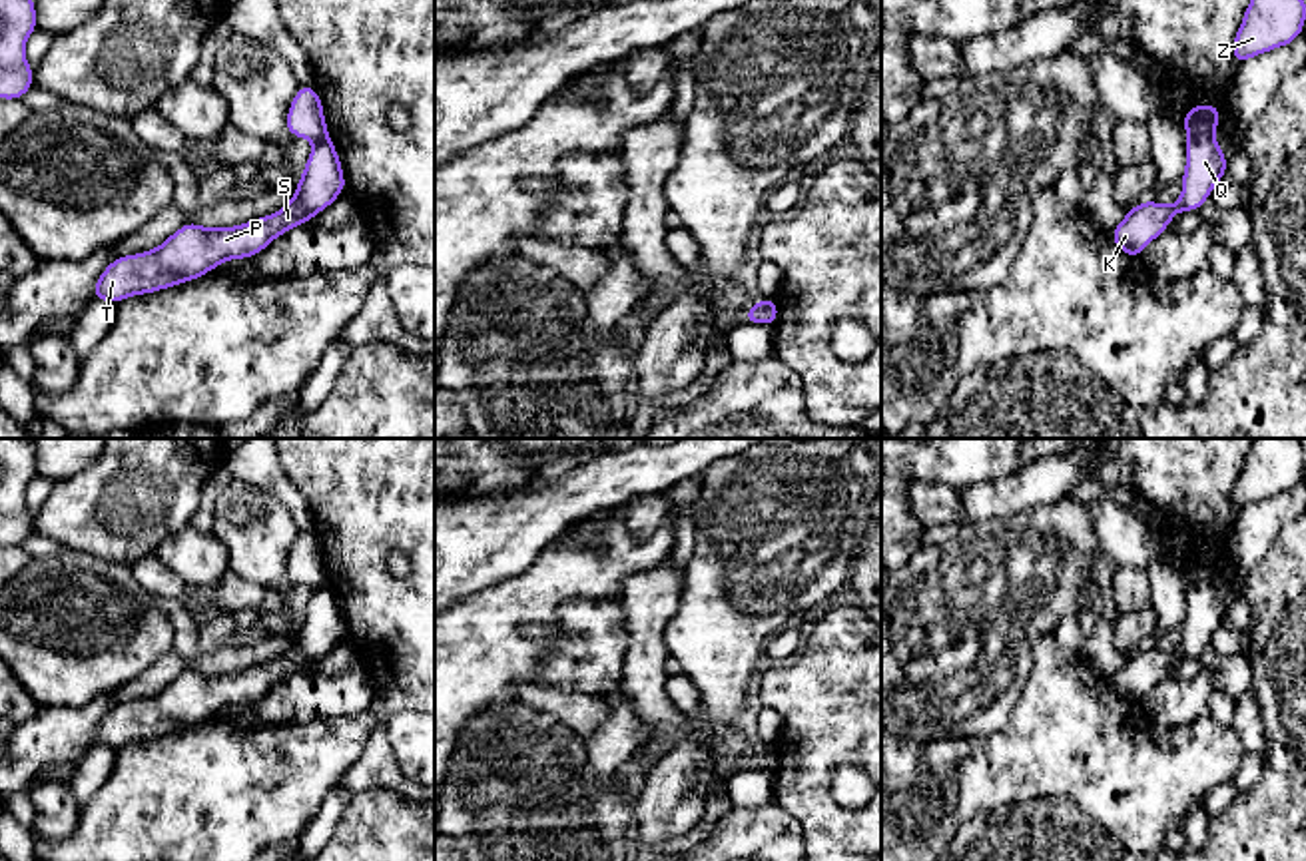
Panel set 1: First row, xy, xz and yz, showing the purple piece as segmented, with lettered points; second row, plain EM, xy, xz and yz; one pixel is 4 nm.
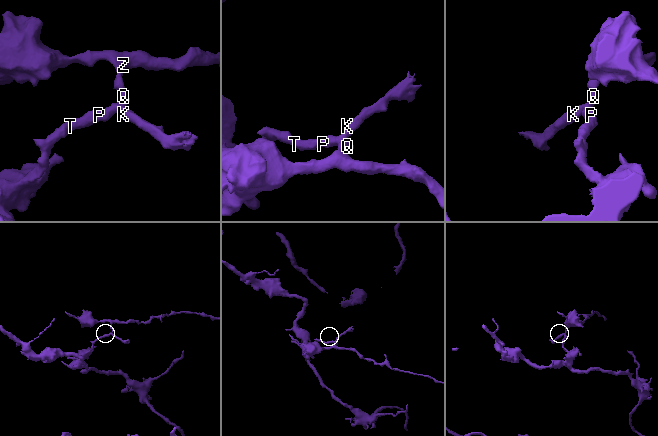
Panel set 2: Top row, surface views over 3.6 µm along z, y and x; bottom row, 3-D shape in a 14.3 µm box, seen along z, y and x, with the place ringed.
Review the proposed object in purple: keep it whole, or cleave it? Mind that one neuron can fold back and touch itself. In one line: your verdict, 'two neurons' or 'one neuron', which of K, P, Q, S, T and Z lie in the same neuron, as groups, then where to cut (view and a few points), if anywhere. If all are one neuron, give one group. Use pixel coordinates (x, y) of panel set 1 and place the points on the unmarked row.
two neurons; K P Q S T / Z; cut in xz along (768, 746), (764, 768)

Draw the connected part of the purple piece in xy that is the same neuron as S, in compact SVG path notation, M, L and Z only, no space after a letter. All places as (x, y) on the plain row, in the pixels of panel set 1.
M329 580L315 588L289 650L265 664L233 674L181 672L160 694L116 704L94 731L94 747L120 749L193 727L227 706L255 704L291 674L309 670L347 636Z

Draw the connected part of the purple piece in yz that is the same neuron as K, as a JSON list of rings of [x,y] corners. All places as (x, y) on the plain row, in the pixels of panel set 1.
[[[1210,582],[1188,584],[1184,592],[1186,614],[1182,642],[1170,652],[1146,646],[1127,658],[1127,664],[1111,678],[1113,690],[1139,706],[1144,694],[1162,682],[1170,666],[1180,658],[1198,658],[1210,644],[1210,636],[1226,624],[1226,602]]]

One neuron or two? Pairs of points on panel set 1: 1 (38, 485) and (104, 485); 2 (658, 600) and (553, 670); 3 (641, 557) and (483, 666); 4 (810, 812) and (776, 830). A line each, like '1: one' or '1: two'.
1: two
2: two
3: one
4: two

